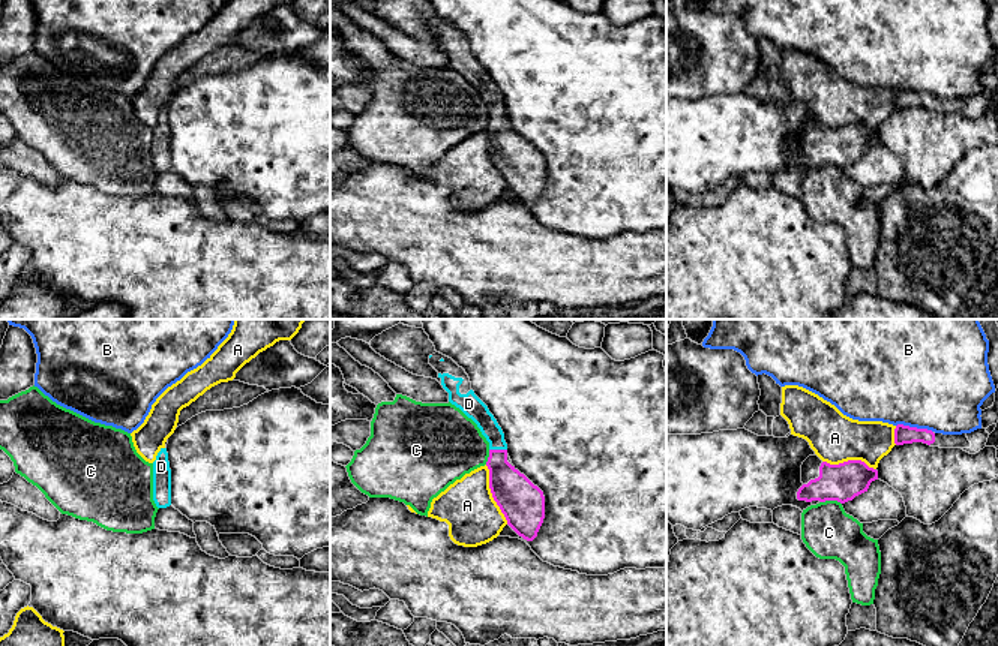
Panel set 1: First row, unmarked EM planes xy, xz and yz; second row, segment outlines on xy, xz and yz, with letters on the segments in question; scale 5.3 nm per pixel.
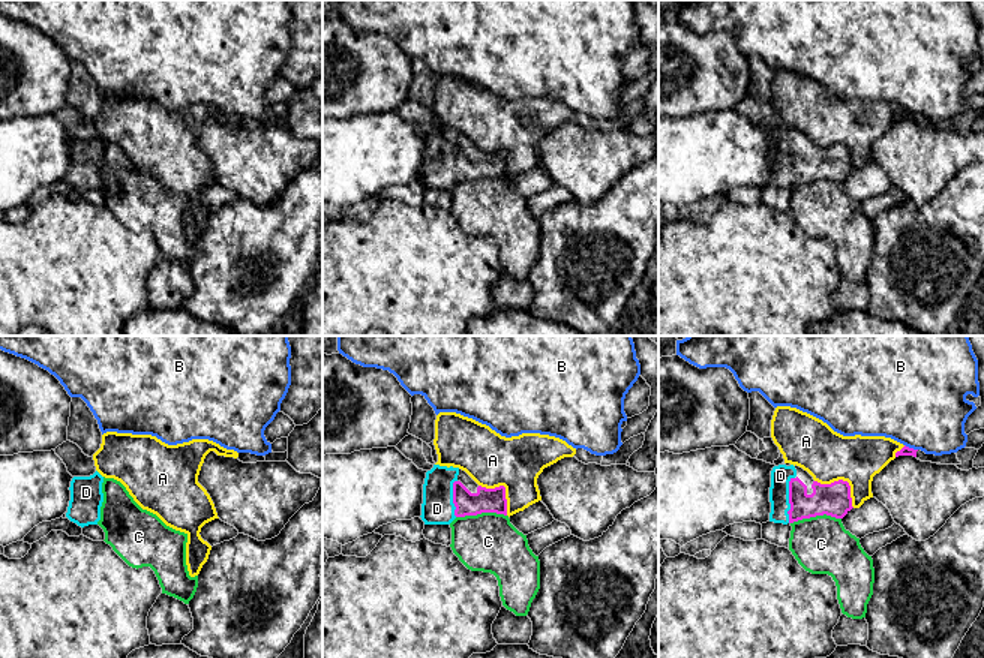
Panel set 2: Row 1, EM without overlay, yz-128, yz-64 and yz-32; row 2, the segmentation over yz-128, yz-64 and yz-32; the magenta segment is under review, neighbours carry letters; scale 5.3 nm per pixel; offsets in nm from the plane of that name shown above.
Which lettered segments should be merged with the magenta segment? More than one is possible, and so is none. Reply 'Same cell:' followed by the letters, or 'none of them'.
Same cell: D

